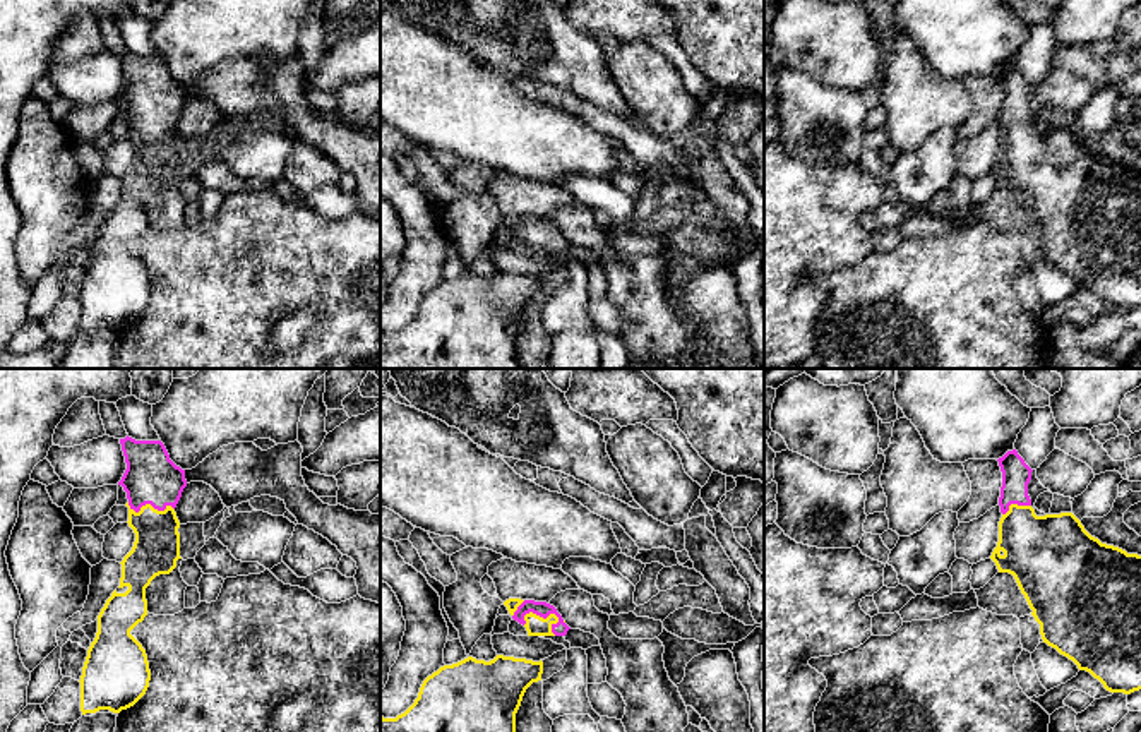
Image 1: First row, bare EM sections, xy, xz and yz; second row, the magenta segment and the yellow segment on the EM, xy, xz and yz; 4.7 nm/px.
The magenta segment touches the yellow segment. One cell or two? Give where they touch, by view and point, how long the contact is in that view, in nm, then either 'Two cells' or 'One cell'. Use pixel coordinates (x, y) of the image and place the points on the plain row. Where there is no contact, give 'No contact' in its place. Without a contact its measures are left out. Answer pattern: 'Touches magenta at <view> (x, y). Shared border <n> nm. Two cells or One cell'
Touches magenta at xz (537, 230). Shared border 180 nm. One cell

